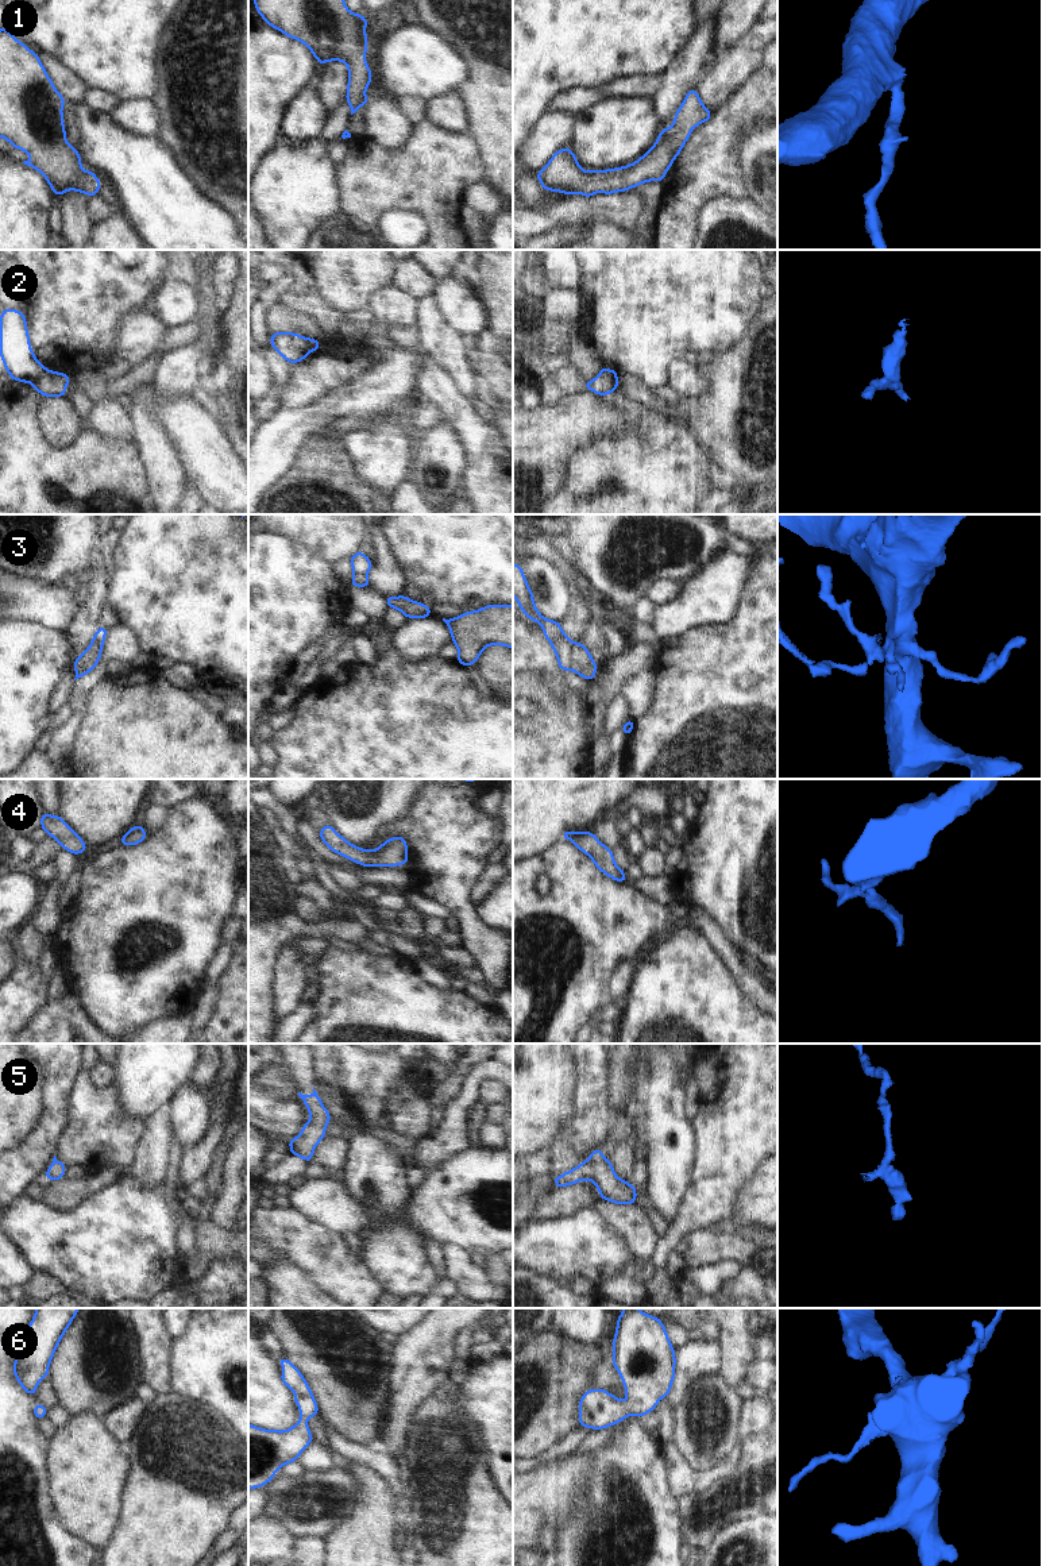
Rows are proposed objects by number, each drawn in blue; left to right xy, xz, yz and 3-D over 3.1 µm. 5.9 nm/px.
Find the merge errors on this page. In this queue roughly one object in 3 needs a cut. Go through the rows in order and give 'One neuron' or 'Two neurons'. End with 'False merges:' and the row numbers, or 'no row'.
1: One neuron
2: Two neurons
3: Two neurons
4: One neuron
5: One neuron
6: One neuron
False merges: 2, 3

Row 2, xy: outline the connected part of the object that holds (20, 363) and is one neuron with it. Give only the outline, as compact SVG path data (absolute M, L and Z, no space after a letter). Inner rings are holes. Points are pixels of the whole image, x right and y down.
M5 308L0 315L0 358L12 381L35 381L46 367L38 362L30 346L24 313Z

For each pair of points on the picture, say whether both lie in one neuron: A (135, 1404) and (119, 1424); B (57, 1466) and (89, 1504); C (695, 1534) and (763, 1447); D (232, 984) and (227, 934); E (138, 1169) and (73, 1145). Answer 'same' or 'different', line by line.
A: same
B: same
C: same
D: different
E: different

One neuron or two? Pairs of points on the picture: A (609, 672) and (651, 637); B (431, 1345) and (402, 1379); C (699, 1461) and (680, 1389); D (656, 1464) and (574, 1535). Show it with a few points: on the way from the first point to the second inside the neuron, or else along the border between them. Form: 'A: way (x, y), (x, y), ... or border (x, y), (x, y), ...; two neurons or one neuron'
A: border (631, 641), (645, 641), (657, 652); two neurons
B: way (424, 1353), (410, 1370); one neuron
C: border (706, 1374), (698, 1376), (689, 1385), (675, 1408); two neurons
D: way (631, 1473), (608, 1481), (606, 1503), (599, 1509); one neuron

